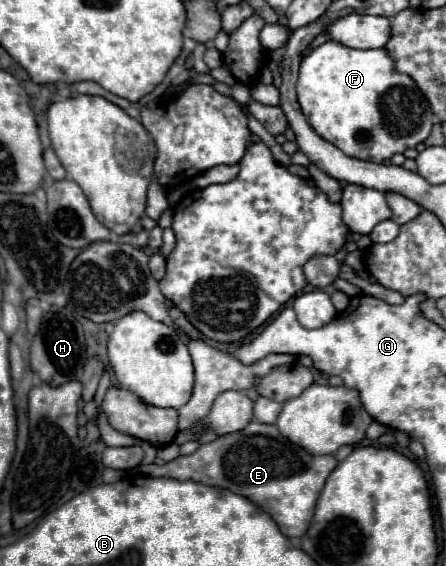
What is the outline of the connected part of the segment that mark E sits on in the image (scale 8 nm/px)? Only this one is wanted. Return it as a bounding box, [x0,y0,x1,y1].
[140,420,338,538]

